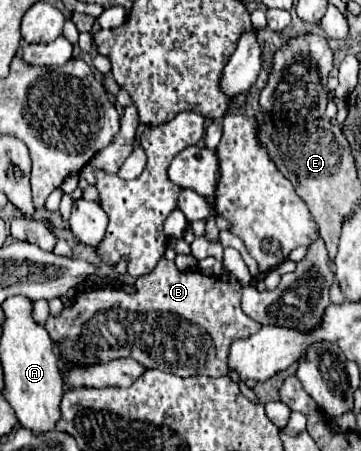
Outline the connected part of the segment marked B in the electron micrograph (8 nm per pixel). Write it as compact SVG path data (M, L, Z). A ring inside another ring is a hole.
M160 259L150 277L140 279L140 291L134 295L114 287L86 291L60 315L50 315L46 327L56 341L60 361L68 365L88 367L130 355L148 369L168 371L178 377L222 377L228 375L228 347L262 327L244 315L240 293L238 283L208 277L198 269L178 271L174 261Z

